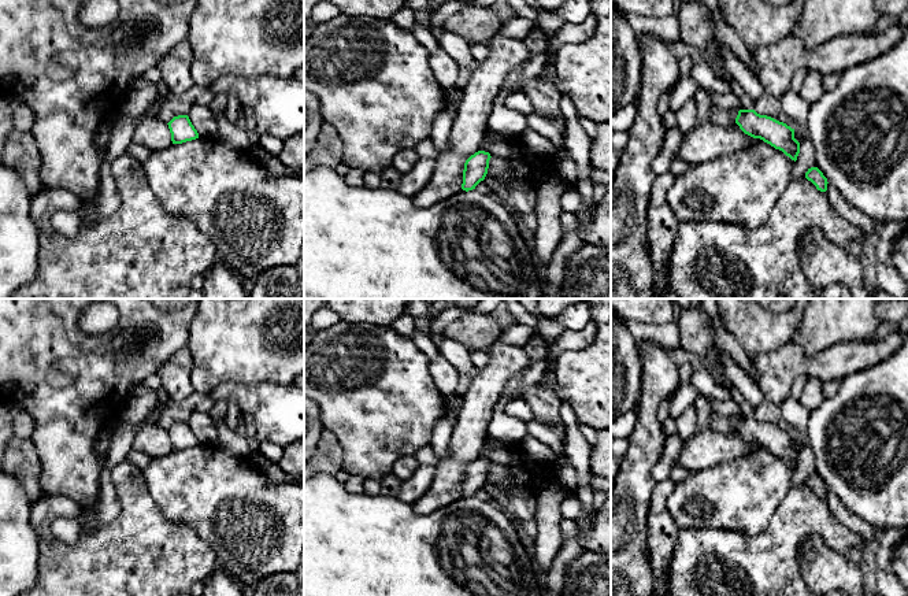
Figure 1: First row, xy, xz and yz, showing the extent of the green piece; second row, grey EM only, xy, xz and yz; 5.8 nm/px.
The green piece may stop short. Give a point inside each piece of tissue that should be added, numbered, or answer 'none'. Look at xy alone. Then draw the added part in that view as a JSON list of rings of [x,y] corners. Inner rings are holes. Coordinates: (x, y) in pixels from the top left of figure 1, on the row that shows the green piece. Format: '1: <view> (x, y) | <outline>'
none

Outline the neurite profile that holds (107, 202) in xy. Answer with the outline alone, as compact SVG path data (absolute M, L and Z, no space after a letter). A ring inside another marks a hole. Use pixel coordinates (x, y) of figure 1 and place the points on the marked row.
M162 100L152 103L138 118L130 118L123 111L115 115L115 121L110 130L105 159L101 167L99 193L93 199L82 200L82 208L85 201L92 201L96 206L96 211L93 214L81 214L82 223L92 223L97 218L110 216L118 211L121 207L121 195L111 173L111 164L116 158L126 153L129 145L133 142L137 123L149 116L159 116L162 105Z

